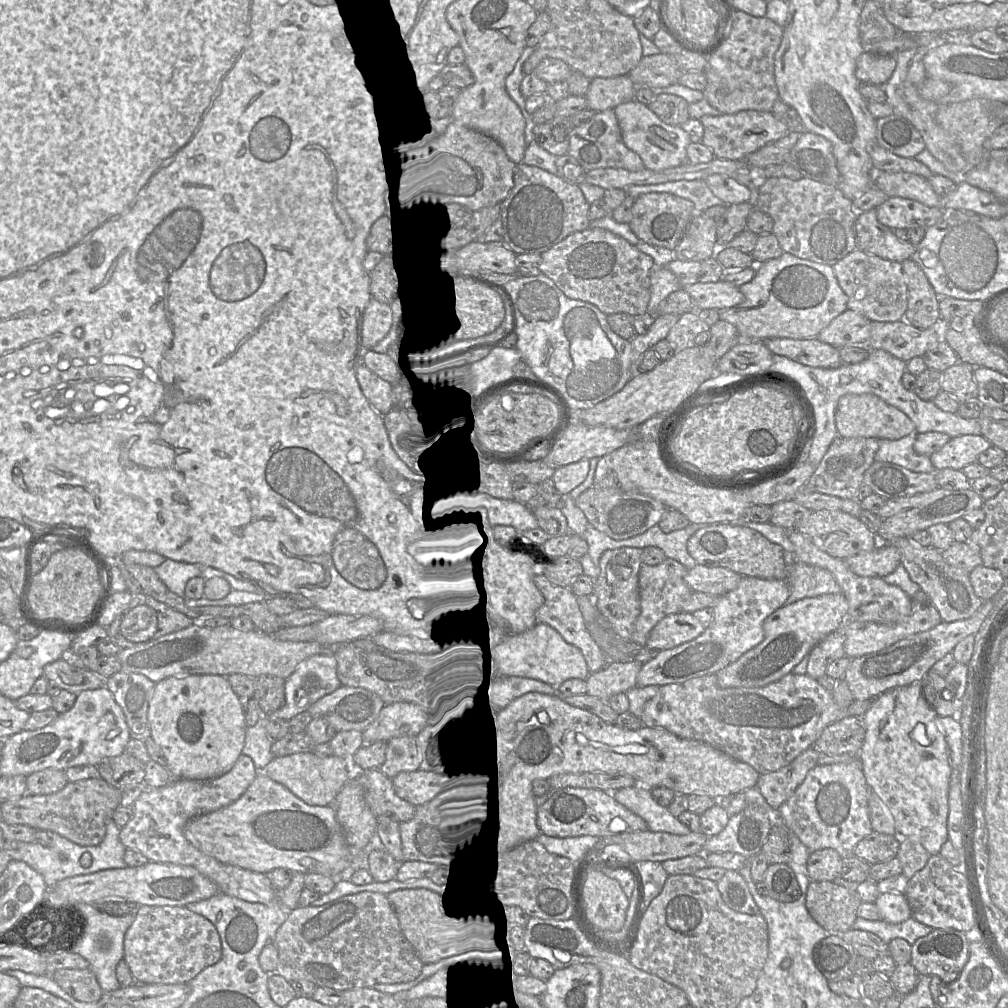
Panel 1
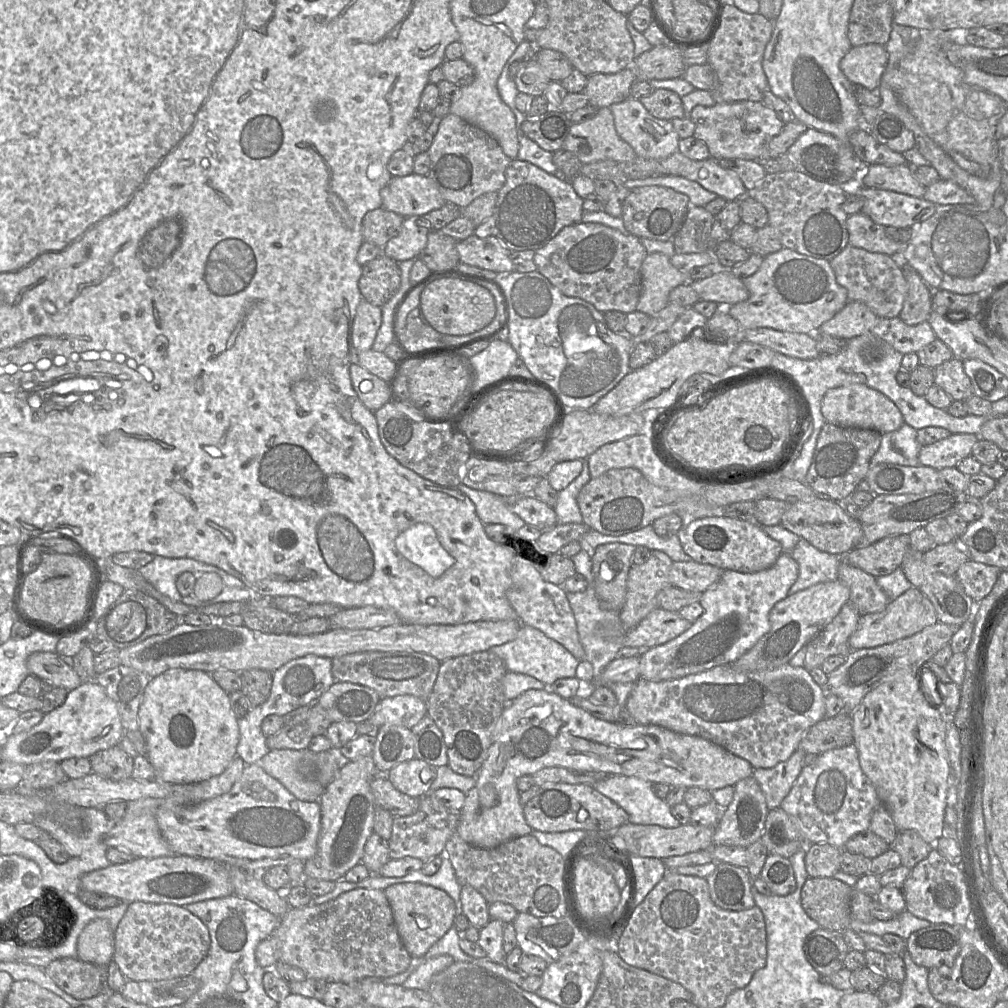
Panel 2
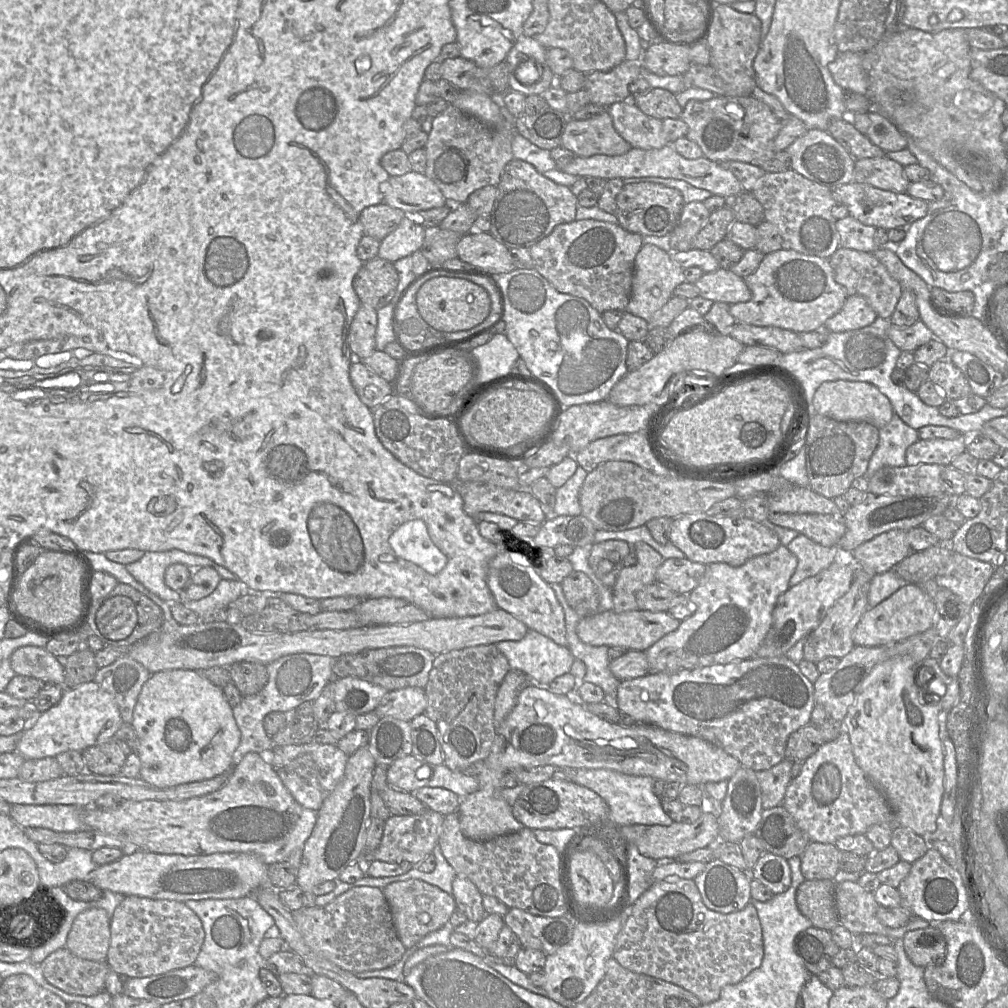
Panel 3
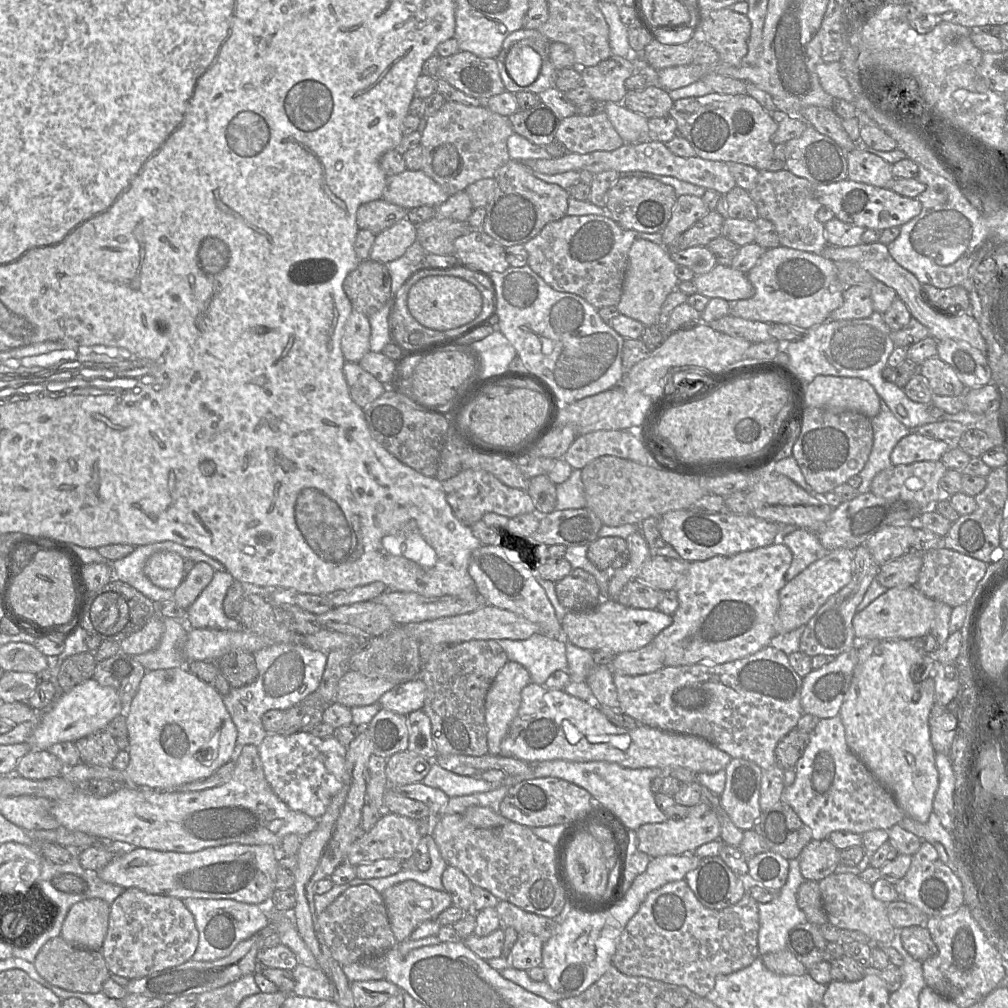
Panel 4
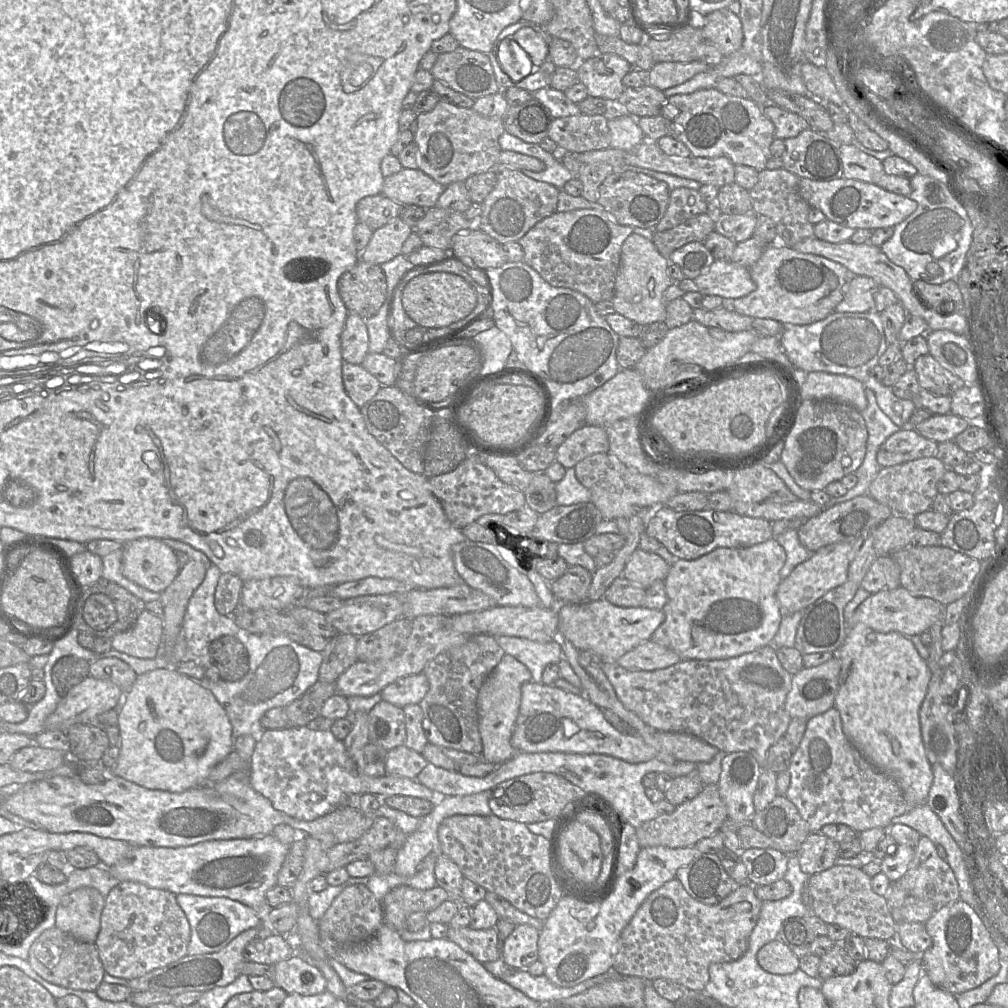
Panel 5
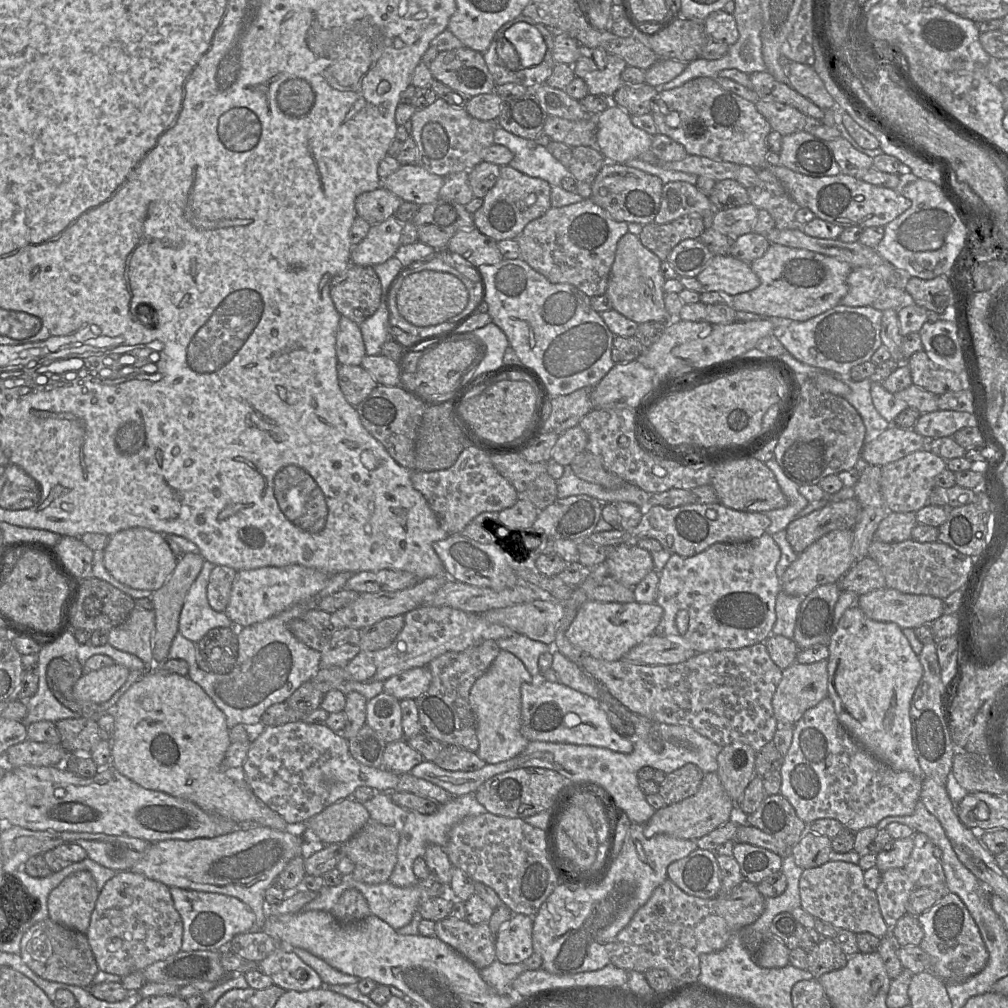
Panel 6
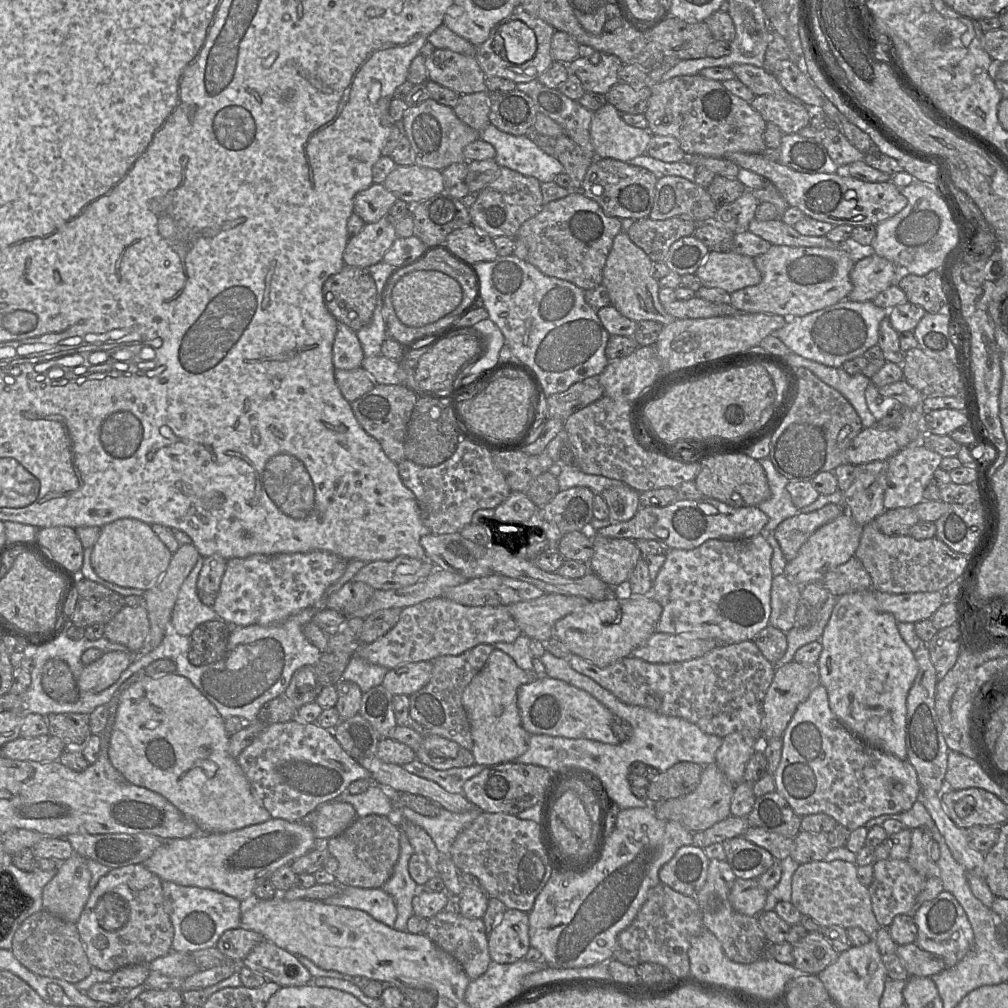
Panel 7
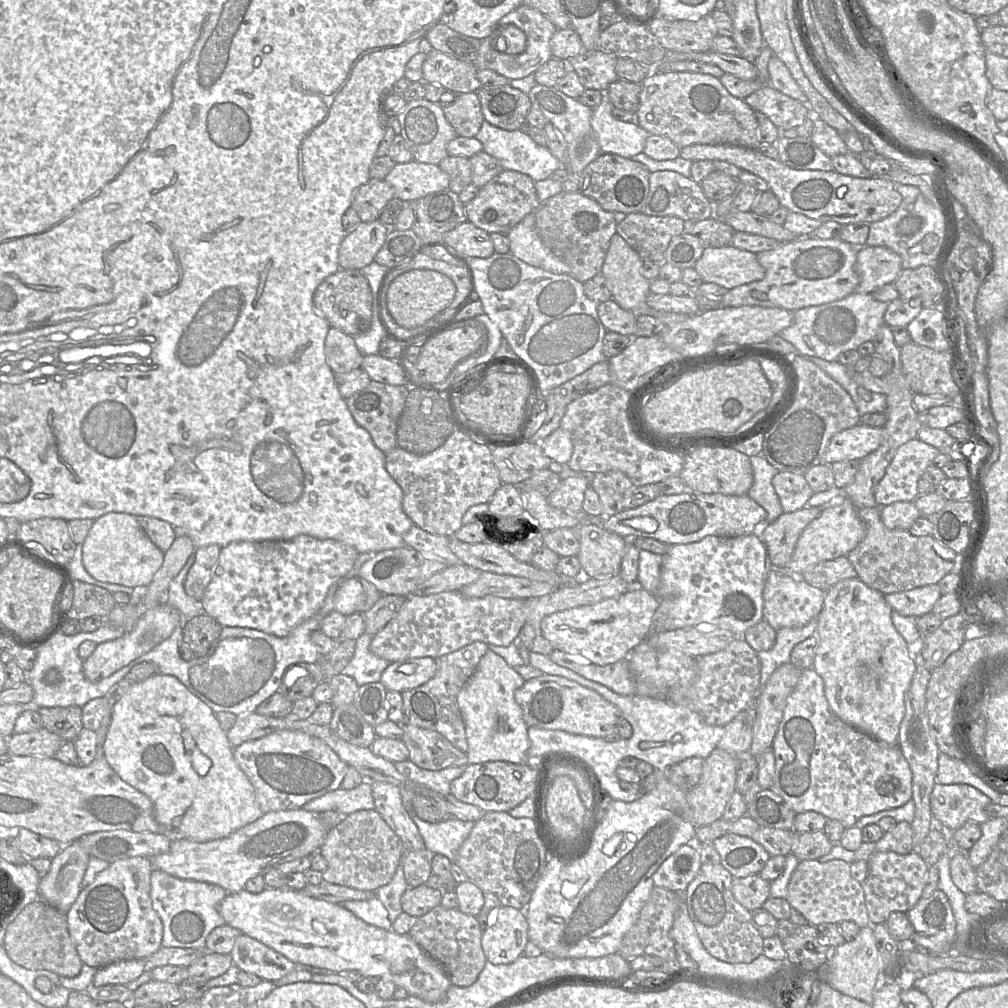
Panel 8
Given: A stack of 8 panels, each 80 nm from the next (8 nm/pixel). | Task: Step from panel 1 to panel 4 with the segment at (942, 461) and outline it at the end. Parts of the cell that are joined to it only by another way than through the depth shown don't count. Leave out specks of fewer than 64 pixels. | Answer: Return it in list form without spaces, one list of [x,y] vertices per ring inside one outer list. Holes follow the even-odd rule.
[[[914,431],[903,437],[891,453],[891,463],[908,465],[919,461],[938,461],[954,442],[922,436]]]

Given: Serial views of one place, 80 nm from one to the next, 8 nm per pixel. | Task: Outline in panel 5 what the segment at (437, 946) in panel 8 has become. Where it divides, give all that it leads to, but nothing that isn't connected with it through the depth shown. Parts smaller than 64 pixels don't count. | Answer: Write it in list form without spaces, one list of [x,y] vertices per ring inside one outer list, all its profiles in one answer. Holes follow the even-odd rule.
[[[448,926],[447,939],[484,964],[501,958],[501,940],[495,927],[476,930],[471,926]]]

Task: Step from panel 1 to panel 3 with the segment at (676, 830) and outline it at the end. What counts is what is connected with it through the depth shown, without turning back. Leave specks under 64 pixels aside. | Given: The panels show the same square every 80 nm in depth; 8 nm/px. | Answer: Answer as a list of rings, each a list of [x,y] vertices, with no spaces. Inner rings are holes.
[[[560,768],[567,781],[585,786],[601,796],[609,807],[609,817],[617,825],[662,825],[670,826],[674,821],[665,813],[661,798],[654,791],[654,778],[627,775],[610,769]]]

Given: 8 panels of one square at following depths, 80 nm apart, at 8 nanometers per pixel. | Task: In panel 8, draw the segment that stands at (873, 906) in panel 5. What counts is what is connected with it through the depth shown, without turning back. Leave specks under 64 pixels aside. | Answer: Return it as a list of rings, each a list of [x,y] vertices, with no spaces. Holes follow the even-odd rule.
[[[817,859],[800,861],[791,875],[786,900],[807,919],[809,924],[814,926],[842,921],[855,922],[860,928],[871,925],[862,885],[852,877],[850,864],[841,859],[833,859],[825,863],[819,862]]]

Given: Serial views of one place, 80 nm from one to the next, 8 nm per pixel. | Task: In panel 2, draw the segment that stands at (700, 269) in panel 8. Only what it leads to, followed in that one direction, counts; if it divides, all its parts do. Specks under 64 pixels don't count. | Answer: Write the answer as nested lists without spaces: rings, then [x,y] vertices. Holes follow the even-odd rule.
[[[721,268],[710,277],[688,283],[701,300],[716,302],[719,307],[731,306],[749,297],[742,279],[734,276],[729,269]]]

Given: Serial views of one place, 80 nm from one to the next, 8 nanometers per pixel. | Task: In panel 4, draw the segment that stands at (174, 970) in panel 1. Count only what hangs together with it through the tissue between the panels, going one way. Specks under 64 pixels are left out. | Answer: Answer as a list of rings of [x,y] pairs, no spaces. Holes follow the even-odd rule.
[[[139,888],[125,889],[110,905],[109,924],[101,953],[112,974],[135,979],[180,965],[192,959],[199,941],[195,919],[181,899],[171,896],[148,894]]]

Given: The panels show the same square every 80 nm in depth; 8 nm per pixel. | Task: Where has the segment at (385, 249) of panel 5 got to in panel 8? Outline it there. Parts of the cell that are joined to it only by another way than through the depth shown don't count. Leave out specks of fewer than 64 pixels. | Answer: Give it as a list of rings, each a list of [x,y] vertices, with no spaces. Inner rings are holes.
[[[377,219],[361,222],[352,232],[347,232],[338,251],[340,269],[362,269],[372,263],[386,240],[388,230]]]

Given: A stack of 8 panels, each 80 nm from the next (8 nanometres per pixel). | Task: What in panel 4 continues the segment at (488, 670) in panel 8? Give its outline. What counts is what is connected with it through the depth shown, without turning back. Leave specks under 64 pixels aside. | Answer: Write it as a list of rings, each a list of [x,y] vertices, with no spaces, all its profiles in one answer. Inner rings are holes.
[[[508,660],[495,677],[486,695],[488,754],[500,755],[500,745],[516,717],[522,689],[531,683],[531,676],[521,664]]]

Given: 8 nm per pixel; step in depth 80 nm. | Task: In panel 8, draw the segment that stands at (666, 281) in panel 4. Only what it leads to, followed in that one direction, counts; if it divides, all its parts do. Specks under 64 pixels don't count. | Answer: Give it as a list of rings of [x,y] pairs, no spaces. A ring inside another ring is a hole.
[[[615,233],[611,237],[601,272],[606,279],[612,299],[621,308],[632,312],[635,316],[651,315],[659,319],[664,325],[675,325],[684,321],[688,315],[655,310],[647,305],[646,299],[651,292],[650,280],[642,276],[640,273],[642,262],[643,260],[637,252],[634,251],[619,234]]]

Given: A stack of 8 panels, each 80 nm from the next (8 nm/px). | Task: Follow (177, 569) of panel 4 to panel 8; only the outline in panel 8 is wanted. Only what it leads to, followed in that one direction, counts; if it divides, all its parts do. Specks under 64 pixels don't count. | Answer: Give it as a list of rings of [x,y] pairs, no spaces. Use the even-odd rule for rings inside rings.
[[[110,512],[94,520],[82,544],[82,563],[96,580],[126,587],[147,587],[161,568],[164,552],[144,533],[137,518],[124,512]]]

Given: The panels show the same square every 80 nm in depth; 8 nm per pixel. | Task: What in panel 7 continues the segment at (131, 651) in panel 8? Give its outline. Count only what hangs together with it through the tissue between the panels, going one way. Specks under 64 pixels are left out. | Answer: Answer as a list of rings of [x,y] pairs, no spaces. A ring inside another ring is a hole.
[[[110,651],[95,662],[85,665],[78,679],[81,690],[99,693],[113,685],[133,663],[135,657],[123,651]]]

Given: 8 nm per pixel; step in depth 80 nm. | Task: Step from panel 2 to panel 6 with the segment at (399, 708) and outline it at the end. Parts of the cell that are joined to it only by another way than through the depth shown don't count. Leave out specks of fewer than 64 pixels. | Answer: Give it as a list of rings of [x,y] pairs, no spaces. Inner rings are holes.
[[[427,666],[411,668],[385,680],[383,692],[398,700],[415,700],[428,690],[431,680],[432,675]]]

